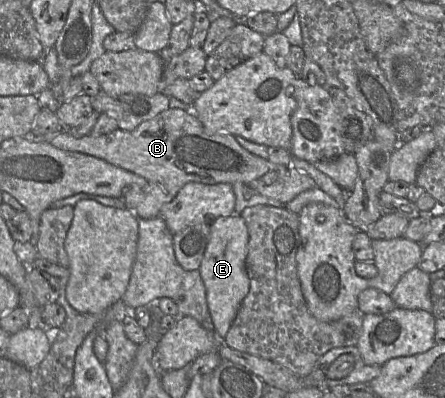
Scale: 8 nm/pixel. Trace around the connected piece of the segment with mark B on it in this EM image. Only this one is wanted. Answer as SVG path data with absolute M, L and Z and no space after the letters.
M169 108L153 119L142 122L133 130L118 128L109 134L98 137L86 135L75 138L65 129L59 133L50 133L42 137L36 137L30 132L24 138L29 141L47 142L61 150L94 156L144 178L146 180L145 186L131 185L126 187L121 196L126 208L134 212L136 217L142 219L160 216L162 206L172 201L180 189L189 182L209 185L241 182L254 188L262 196L275 199L283 204L290 202L300 193L317 187L315 181L309 175L299 171L292 164L275 164L268 159L254 155L244 149L233 135L208 134L192 111L187 112L181 109Z

